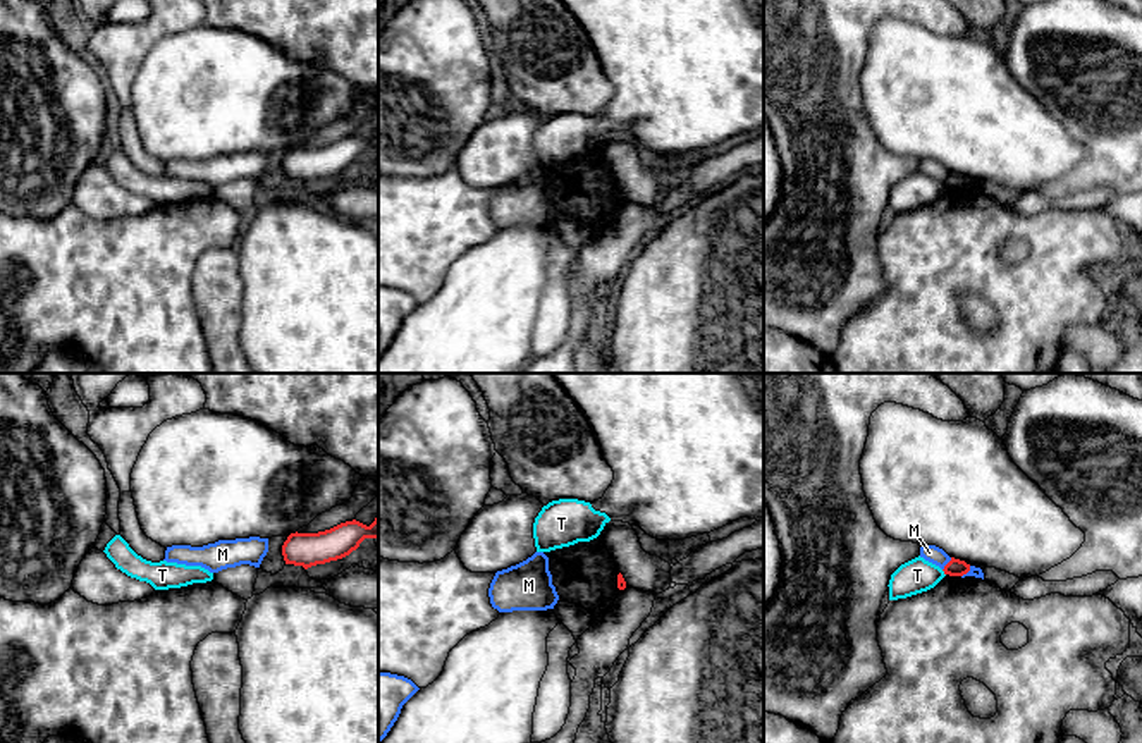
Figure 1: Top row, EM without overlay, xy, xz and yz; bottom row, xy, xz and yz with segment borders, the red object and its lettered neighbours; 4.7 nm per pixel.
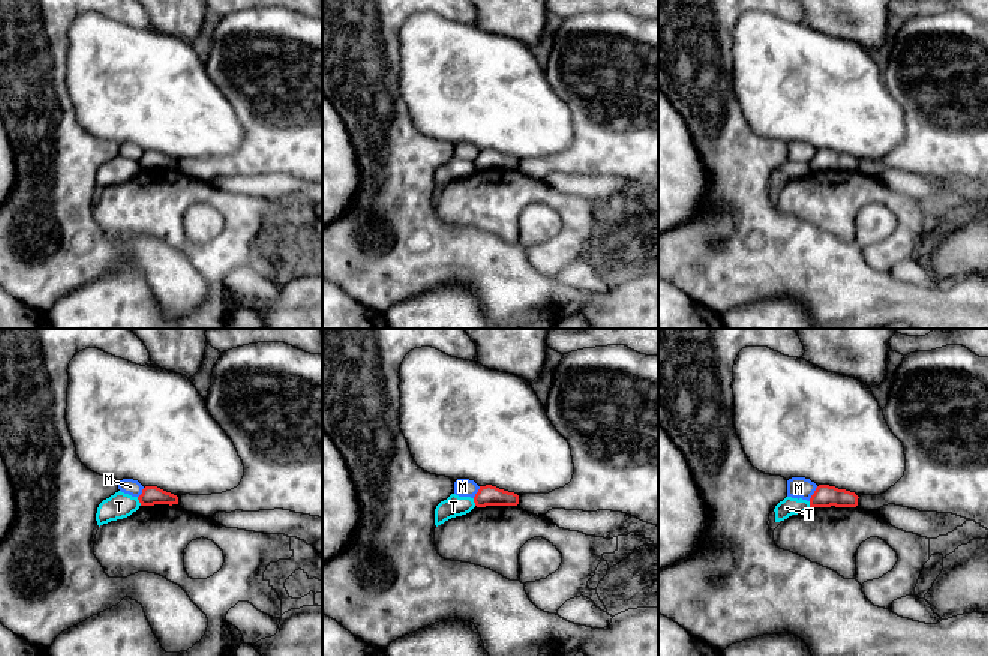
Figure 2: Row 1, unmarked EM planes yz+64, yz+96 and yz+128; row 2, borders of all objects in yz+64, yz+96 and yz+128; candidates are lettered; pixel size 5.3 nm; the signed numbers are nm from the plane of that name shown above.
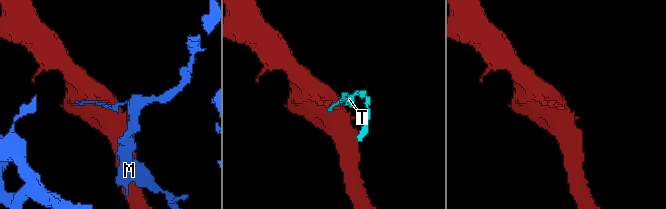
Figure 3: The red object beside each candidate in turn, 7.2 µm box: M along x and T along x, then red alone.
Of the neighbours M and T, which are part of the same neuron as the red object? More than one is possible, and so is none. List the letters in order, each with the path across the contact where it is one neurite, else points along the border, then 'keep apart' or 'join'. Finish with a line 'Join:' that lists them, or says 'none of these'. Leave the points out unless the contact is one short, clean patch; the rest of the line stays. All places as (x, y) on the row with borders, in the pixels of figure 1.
M: keep apart
T: border yz (941, 570), (945, 575); keep apart
Join: none of these

